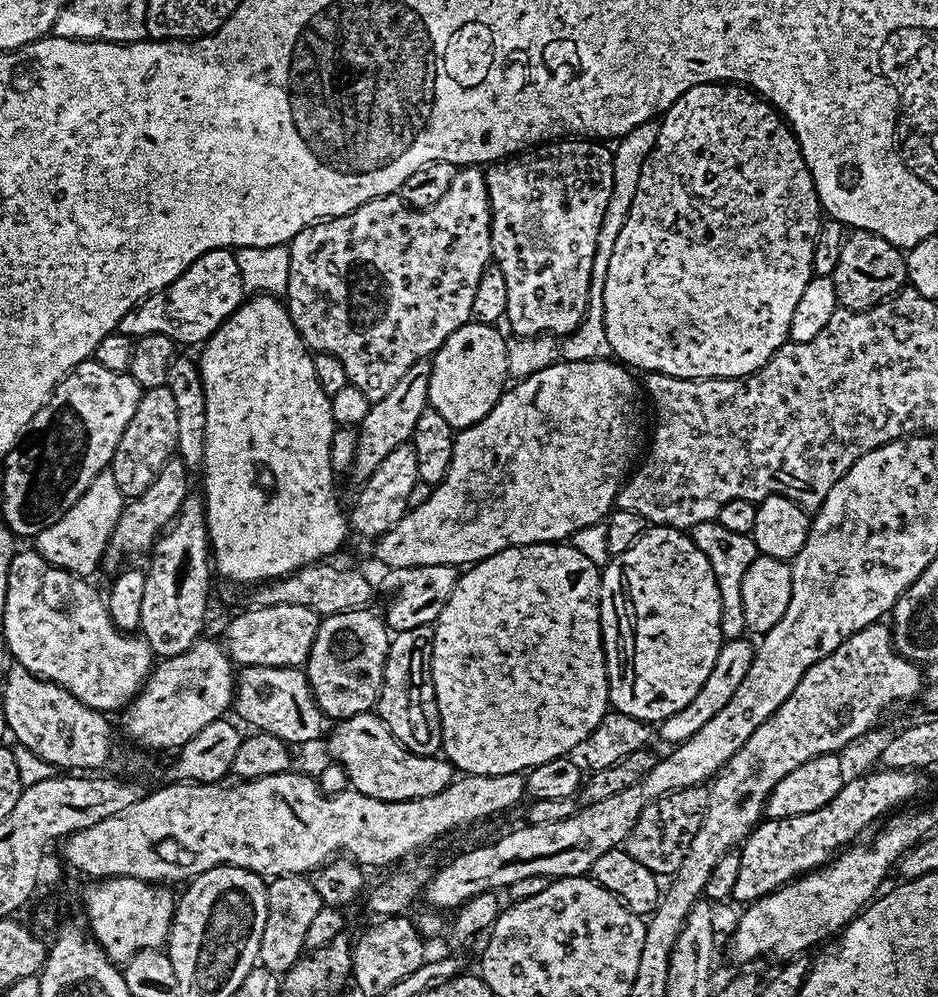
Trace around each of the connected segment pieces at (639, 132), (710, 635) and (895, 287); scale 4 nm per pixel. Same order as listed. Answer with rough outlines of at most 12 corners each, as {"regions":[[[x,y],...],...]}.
{"regions":[[[660,123],[640,124],[613,149],[614,187],[598,230],[582,322],[559,341],[565,360],[612,356],[604,283],[634,206]],[[649,527],[600,577],[615,711],[702,690],[720,591],[691,535]],[[852,230],[831,278],[837,305],[861,312],[909,283],[905,253]]]}

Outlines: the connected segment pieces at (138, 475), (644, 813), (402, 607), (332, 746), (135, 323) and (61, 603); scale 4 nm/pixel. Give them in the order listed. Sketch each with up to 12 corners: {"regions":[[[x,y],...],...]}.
{"regions":[[[147,389],[110,465],[125,498],[141,496],[173,459],[178,410]],[[694,784],[645,804],[622,844],[657,878],[682,866],[707,809]],[[451,564],[389,568],[378,580],[393,633],[435,625],[458,579]],[[375,711],[327,737],[349,785],[379,800],[446,790],[454,769],[404,748]],[[202,254],[121,336],[203,345],[246,299],[236,254]],[[35,550],[8,572],[19,667],[112,714],[154,671],[102,592]]]}

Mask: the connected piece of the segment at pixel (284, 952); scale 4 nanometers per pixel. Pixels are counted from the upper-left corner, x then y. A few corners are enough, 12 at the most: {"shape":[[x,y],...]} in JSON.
{"shape":[[304,874],[268,884],[259,963],[283,974],[305,955],[322,906]]}

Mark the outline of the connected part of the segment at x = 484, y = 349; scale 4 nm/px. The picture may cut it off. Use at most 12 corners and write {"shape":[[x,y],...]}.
{"shape":[[463,324],[431,357],[430,407],[453,430],[505,391],[508,340]]}

